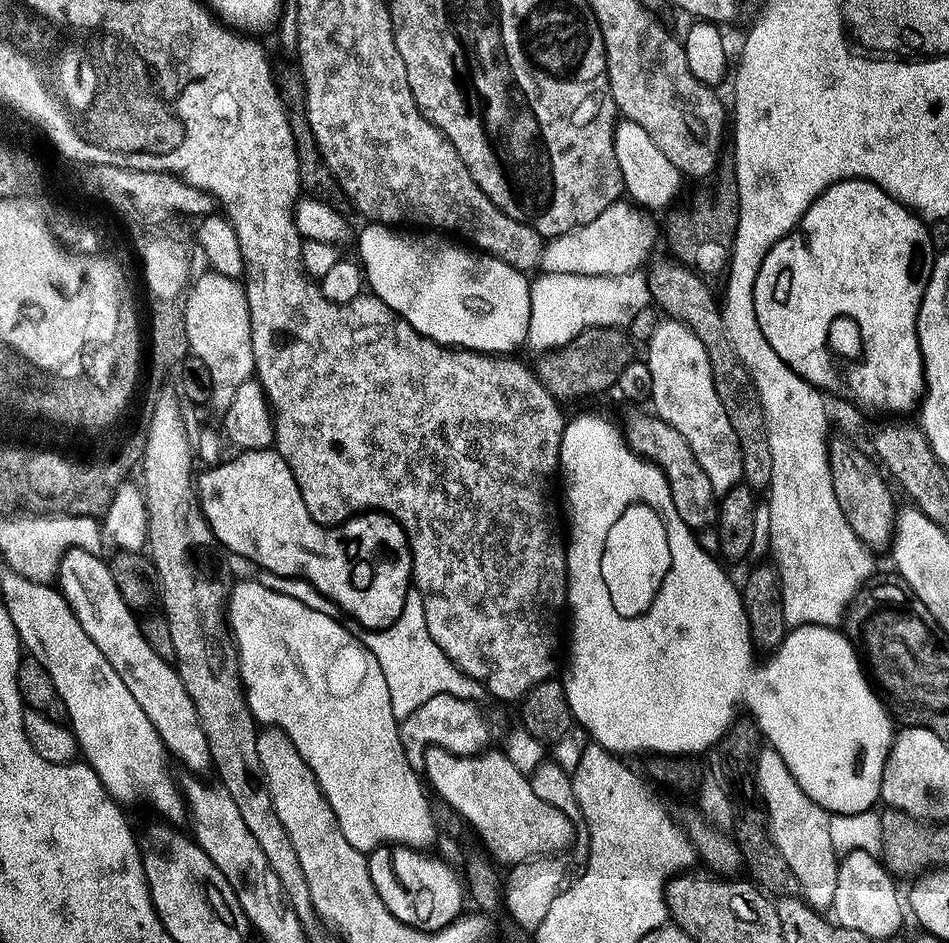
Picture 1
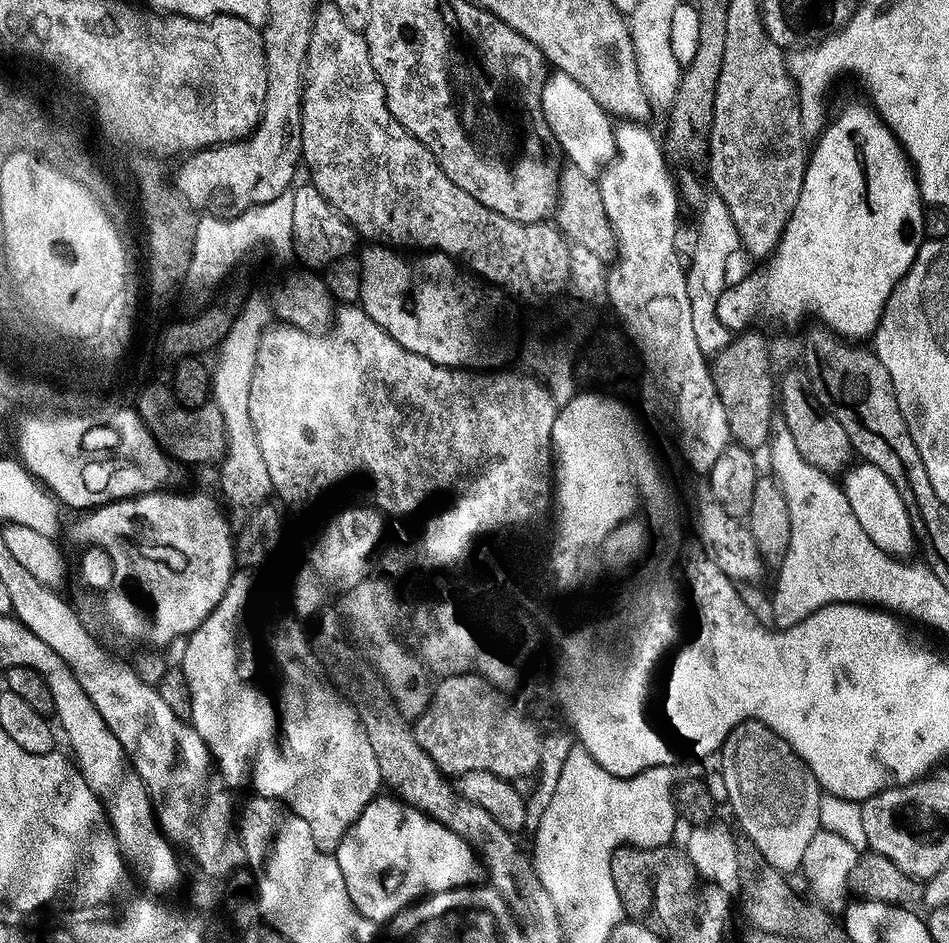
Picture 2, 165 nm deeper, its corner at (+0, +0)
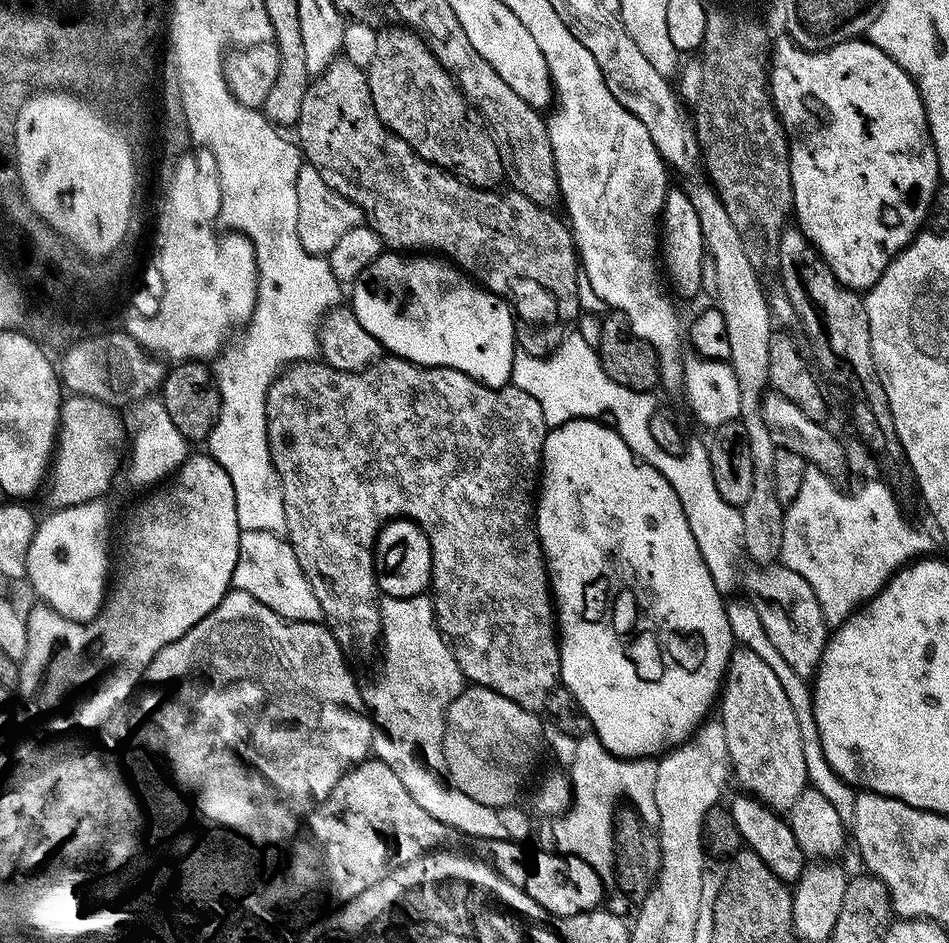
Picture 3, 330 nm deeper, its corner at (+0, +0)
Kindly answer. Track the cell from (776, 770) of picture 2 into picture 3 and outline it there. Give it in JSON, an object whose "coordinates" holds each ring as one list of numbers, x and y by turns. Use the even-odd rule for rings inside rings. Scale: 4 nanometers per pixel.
{"coordinates":[[746,646,733,651,728,662,728,675,718,700,719,719,726,730,730,746,732,774,745,793,771,808,777,814,788,814,798,798,809,787,806,774,806,754,802,754,802,730,778,682,778,674]]}

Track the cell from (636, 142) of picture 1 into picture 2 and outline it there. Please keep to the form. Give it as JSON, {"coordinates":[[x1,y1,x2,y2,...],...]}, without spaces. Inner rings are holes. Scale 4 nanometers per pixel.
{"coordinates":[[556,70,548,76,541,90,538,108,542,120,548,123,549,130,556,135,561,150,568,155,567,163,571,167,596,174,616,159,618,153,613,117,604,111,604,107,590,94,590,90,574,82,574,78,570,78,565,72]]}

